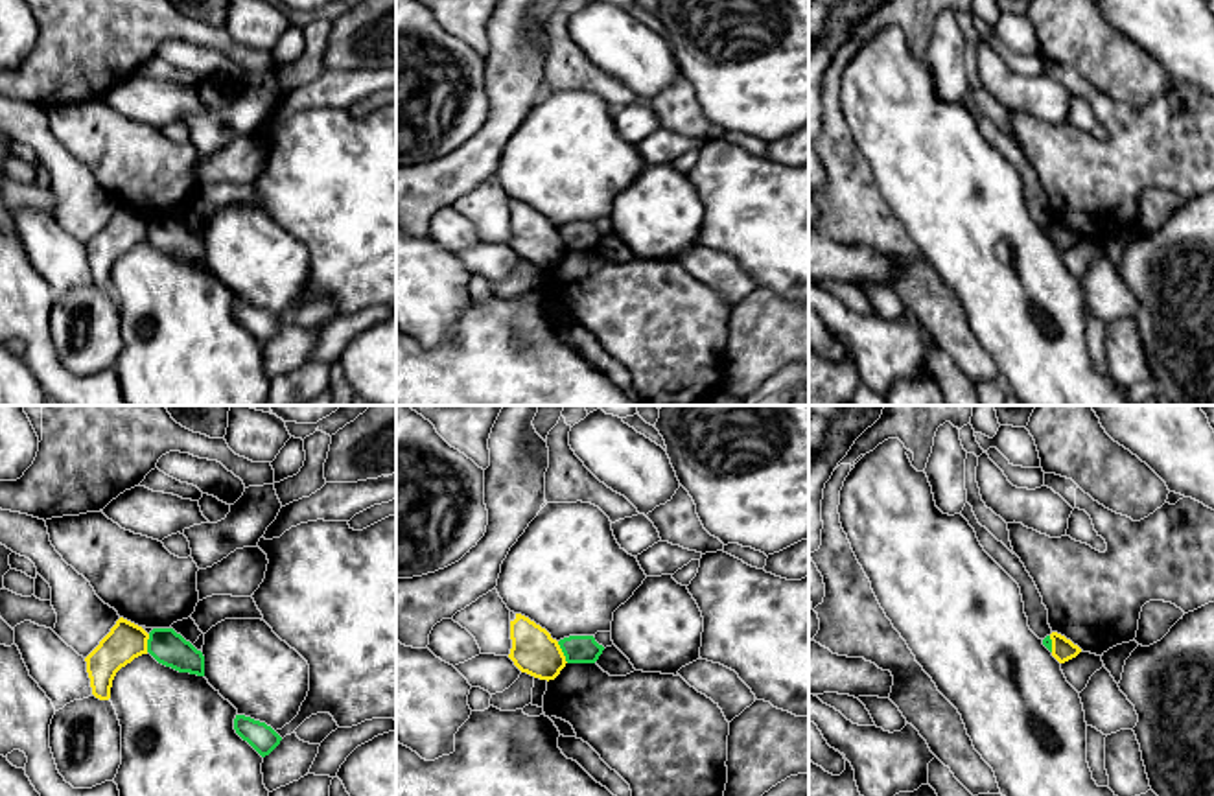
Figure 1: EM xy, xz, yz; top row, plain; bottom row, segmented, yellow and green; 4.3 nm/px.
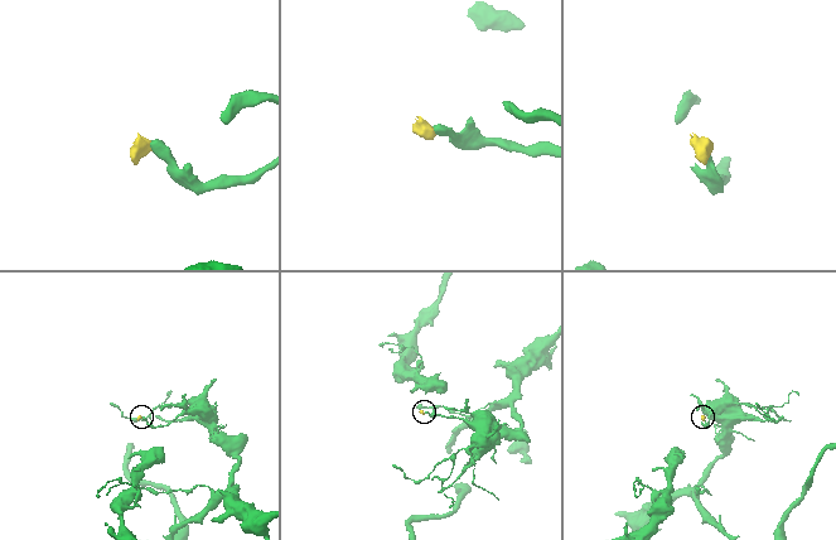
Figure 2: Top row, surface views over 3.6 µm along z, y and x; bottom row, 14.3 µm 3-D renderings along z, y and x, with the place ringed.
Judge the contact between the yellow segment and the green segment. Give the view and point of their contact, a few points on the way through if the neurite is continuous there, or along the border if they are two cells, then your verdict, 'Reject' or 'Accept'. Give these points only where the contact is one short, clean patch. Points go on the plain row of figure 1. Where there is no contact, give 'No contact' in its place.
Touches yellow at xz (562, 240). Boundary: xz (557, 229), (568, 249). Reject

